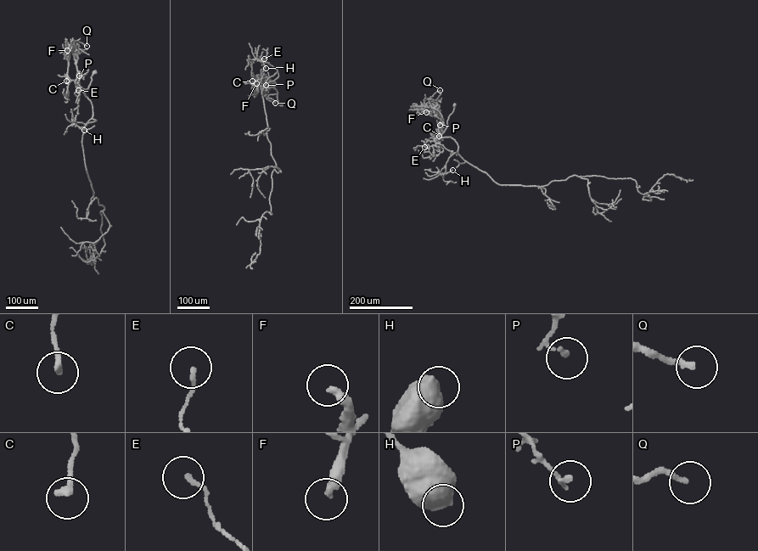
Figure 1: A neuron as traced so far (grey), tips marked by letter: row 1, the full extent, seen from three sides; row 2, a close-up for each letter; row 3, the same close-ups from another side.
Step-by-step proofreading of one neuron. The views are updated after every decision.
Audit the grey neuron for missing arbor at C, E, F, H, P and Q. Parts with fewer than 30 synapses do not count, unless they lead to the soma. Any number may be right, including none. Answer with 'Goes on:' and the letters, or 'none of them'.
Goes on: none of them

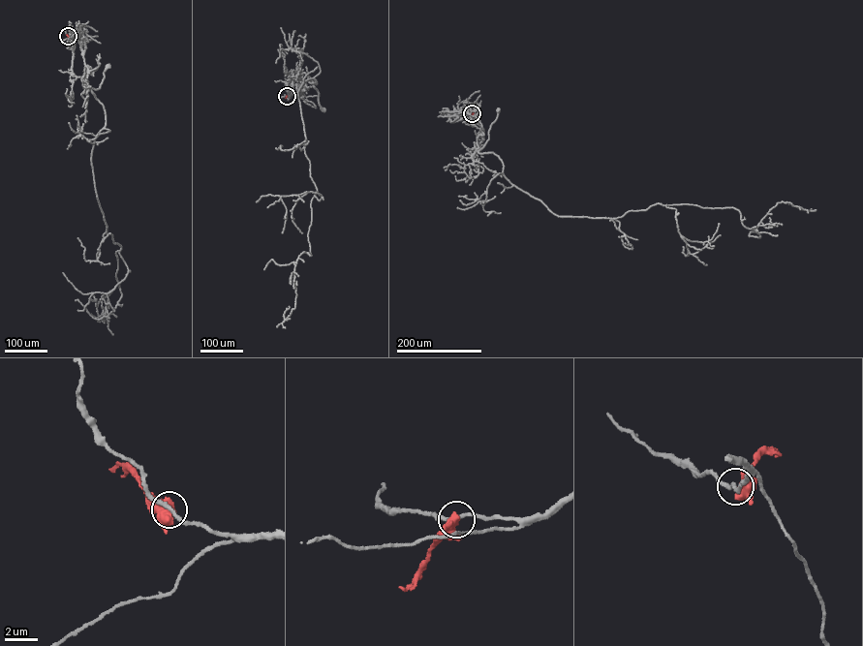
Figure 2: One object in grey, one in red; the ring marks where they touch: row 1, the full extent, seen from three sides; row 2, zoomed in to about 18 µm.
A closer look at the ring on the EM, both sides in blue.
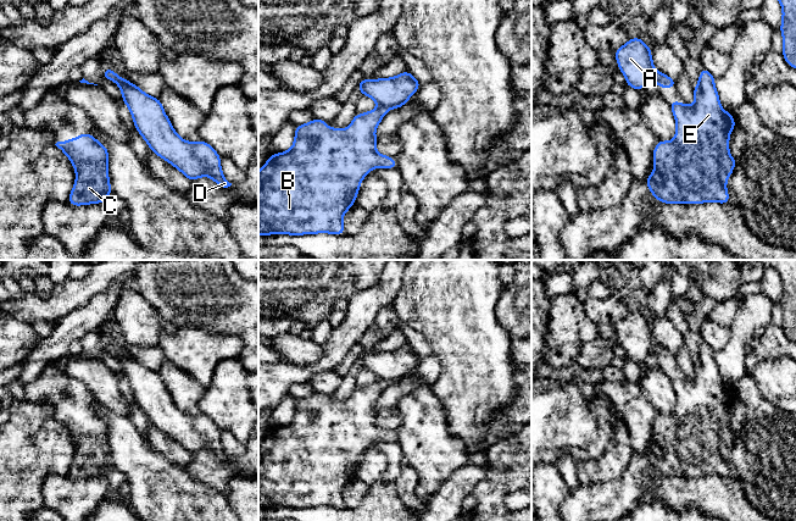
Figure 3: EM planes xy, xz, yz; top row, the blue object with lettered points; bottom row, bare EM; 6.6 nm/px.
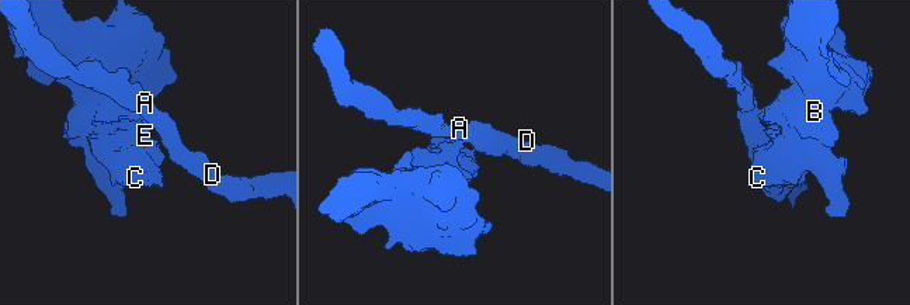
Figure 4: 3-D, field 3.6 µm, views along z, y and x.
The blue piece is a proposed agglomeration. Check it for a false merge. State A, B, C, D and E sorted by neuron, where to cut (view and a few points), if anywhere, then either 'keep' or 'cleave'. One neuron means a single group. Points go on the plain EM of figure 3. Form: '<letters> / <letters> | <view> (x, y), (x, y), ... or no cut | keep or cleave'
A D / B C E | xz (379, 380), (385, 383) | cleave

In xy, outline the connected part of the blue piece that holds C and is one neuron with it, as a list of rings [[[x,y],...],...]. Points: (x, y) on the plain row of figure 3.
[[[82,406],[78,411],[55,417],[72,436],[77,448],[68,477],[79,480],[105,476],[112,467],[108,454],[108,423],[94,409]]]

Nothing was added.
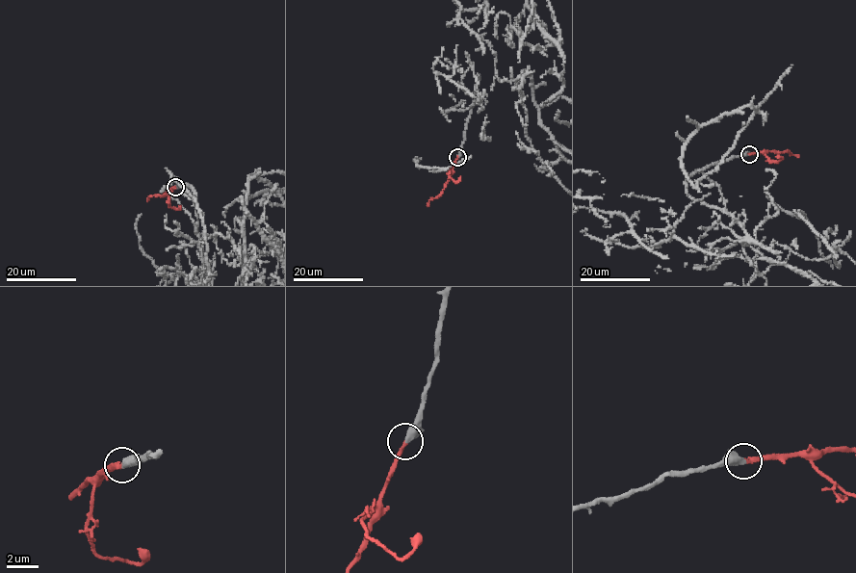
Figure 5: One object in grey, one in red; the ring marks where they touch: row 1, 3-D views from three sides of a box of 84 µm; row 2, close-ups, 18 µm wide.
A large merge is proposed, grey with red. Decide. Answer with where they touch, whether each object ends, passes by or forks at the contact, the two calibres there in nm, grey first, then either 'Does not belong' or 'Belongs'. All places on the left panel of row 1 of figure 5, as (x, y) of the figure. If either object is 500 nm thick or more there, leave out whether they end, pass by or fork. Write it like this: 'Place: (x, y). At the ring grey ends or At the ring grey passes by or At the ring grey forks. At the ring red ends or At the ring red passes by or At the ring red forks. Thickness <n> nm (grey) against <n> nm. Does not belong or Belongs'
Place: (175, 187). Thickness 500 nm (grey) against 280 nm. Belongs

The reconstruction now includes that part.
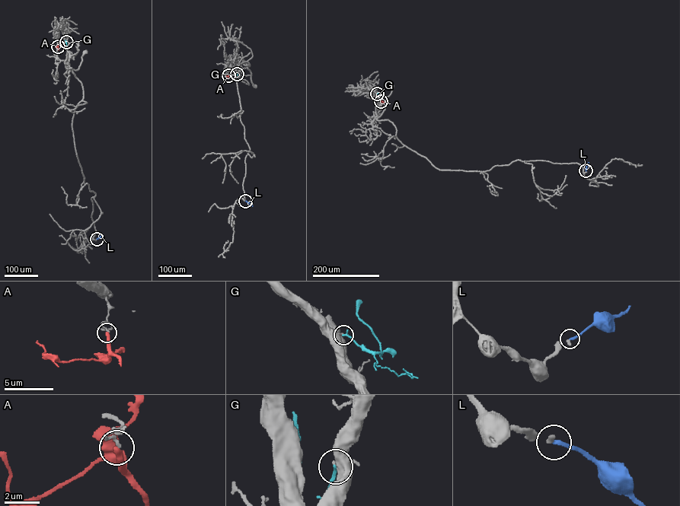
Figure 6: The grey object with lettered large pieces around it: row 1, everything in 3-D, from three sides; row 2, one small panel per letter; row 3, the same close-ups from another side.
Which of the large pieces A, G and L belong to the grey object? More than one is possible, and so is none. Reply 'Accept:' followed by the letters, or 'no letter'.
Accept: L

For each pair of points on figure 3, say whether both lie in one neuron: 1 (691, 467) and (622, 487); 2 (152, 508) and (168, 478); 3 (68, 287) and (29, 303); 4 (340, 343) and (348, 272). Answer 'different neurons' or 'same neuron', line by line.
1: same neuron
2: same neuron
3: same neuron
4: different neurons

